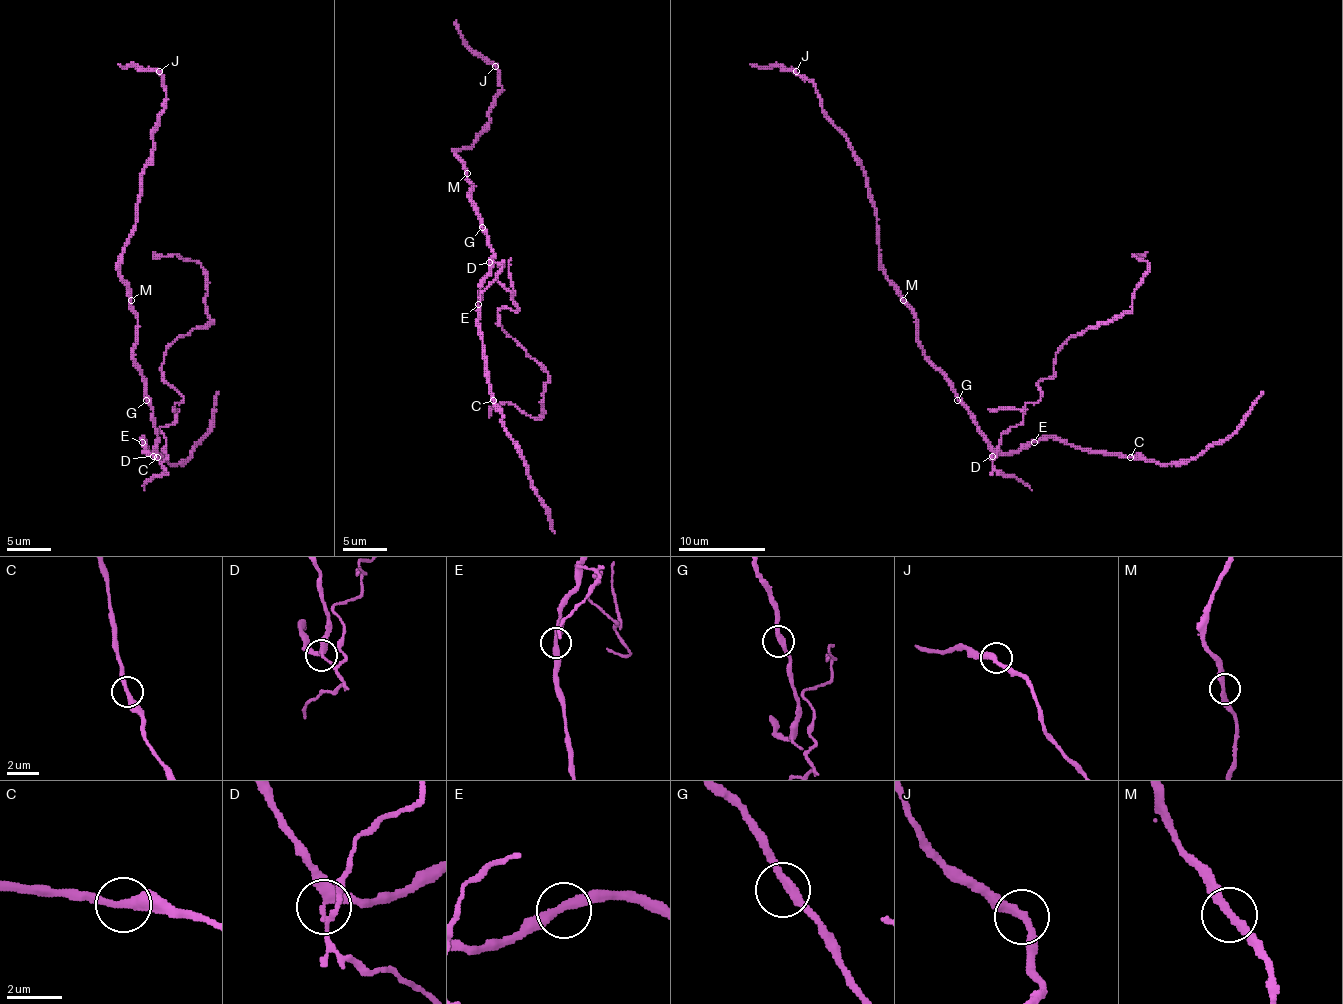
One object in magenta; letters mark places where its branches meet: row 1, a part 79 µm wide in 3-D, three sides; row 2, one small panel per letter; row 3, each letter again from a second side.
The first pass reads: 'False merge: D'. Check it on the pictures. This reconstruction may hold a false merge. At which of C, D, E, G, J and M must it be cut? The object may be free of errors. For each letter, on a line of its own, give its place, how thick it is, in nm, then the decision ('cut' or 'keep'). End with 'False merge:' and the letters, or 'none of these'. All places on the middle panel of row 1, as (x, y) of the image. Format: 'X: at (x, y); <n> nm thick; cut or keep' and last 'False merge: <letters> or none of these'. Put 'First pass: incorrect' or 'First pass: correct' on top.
First pass: correct
C: at (493, 400); 320 nm thick; keep
D: at (489, 262); 280 nm thick; cut
E: at (478, 304); 340 nm thick; keep
G: at (482, 227); 280 nm thick; keep
J: at (495, 66); 280 nm thick; keep
M: at (467, 173); 300 nm thick; keep
False merge: D

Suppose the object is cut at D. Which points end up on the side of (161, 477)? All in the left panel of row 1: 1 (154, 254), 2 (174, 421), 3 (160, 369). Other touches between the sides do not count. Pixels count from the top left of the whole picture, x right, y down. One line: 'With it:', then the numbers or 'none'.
With it: 1, 2, 3

